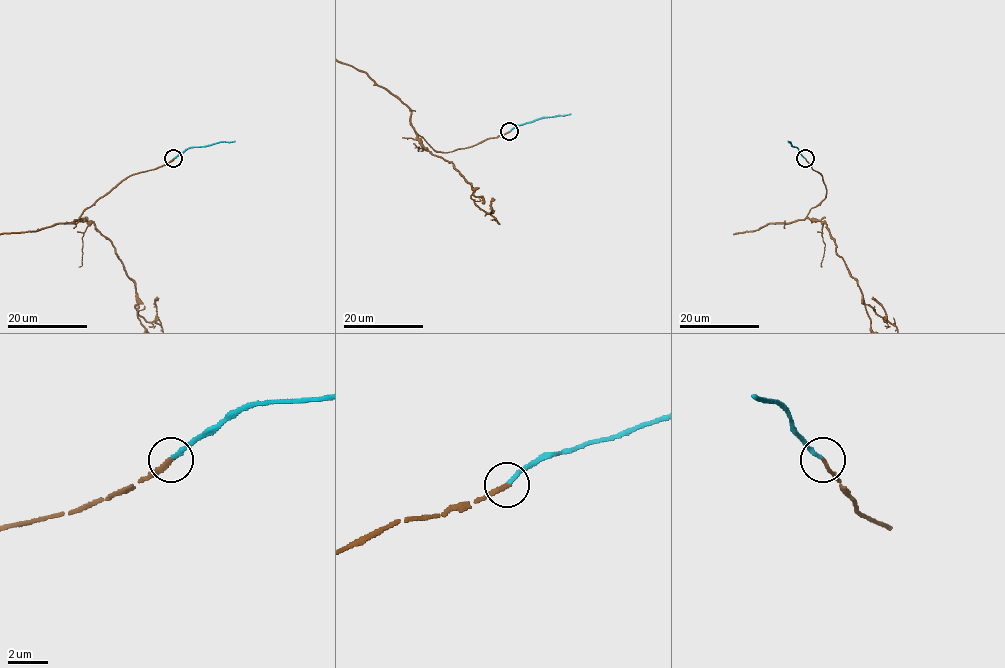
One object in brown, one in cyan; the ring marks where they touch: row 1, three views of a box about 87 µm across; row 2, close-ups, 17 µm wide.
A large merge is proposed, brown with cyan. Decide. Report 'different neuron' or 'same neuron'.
same neuron

